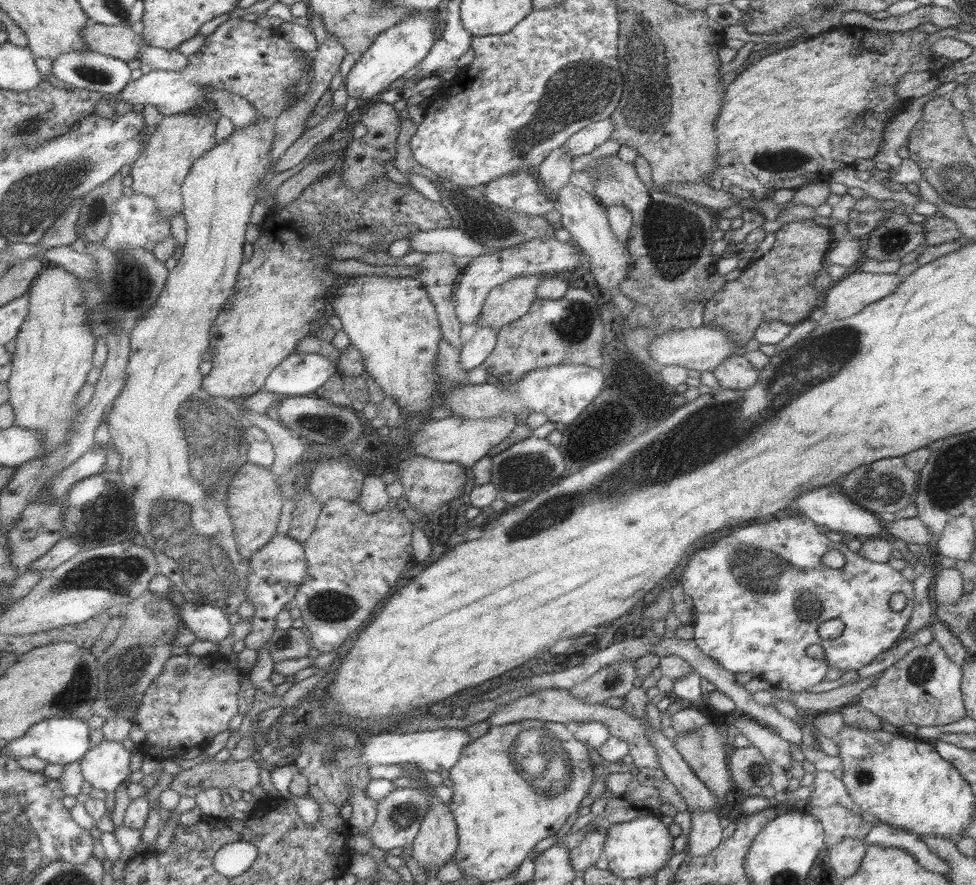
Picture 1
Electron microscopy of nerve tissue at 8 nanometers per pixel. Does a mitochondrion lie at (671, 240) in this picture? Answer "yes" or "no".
yes

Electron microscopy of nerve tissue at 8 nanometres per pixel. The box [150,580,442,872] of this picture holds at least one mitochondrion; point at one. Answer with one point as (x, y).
(332, 605)

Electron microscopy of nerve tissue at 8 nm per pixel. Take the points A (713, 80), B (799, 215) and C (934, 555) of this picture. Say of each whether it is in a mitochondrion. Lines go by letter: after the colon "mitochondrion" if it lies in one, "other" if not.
A: other
B: other
C: other

